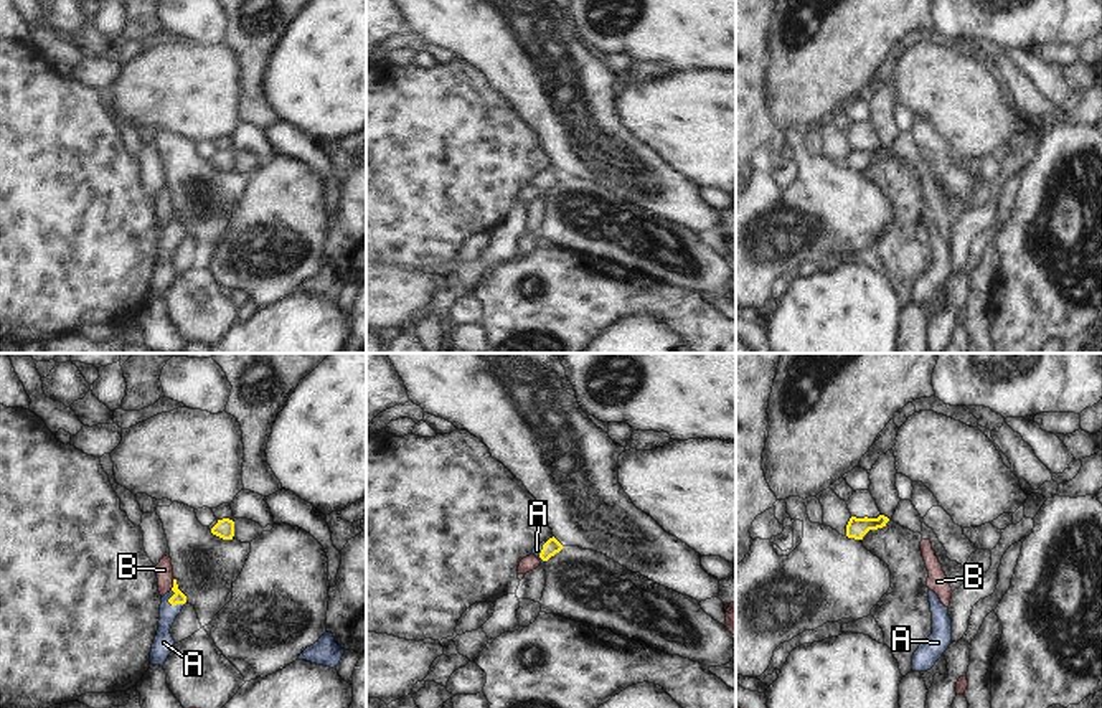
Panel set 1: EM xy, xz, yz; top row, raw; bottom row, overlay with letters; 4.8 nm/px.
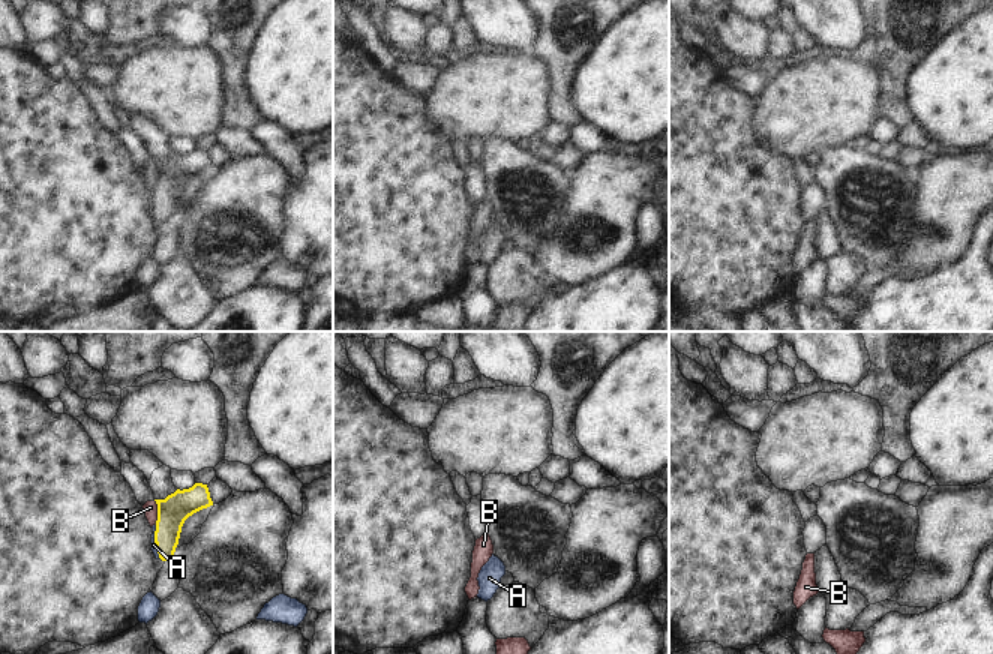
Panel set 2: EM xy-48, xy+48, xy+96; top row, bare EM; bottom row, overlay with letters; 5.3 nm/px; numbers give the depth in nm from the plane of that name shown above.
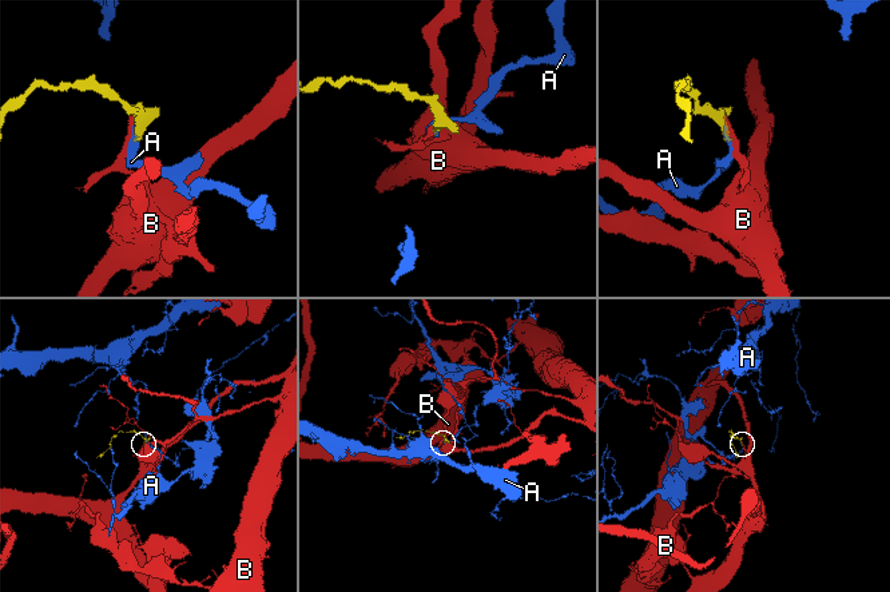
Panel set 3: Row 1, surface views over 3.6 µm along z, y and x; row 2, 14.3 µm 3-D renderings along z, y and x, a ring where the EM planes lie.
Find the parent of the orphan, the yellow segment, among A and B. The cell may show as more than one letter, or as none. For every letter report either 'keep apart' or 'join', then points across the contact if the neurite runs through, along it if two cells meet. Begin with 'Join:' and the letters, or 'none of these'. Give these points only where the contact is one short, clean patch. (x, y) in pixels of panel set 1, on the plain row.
Join: A
A: join | across xy (178, 228), (170, 233), (164, 256), (164, 273)
B: keep apart | along xy (174, 208), (170, 220)

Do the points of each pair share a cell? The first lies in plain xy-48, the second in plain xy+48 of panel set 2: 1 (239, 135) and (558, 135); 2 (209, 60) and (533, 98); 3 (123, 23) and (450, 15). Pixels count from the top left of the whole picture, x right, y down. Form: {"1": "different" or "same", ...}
{"1": "same", "2": "same", "3": "different"}

